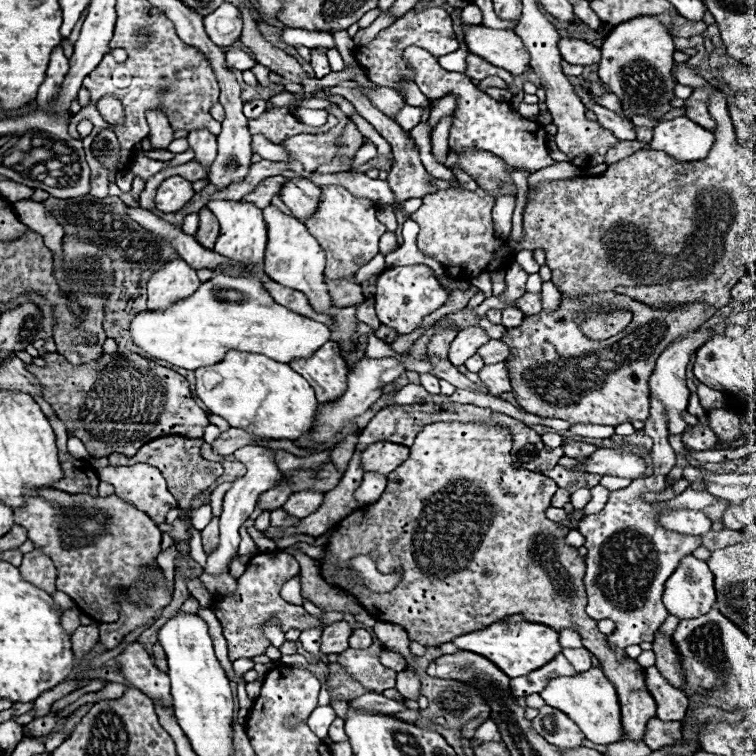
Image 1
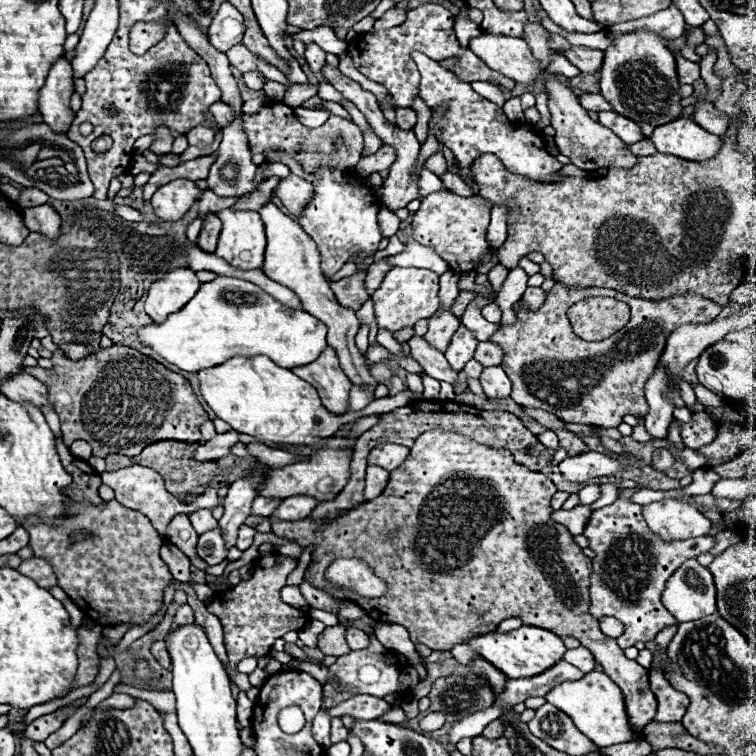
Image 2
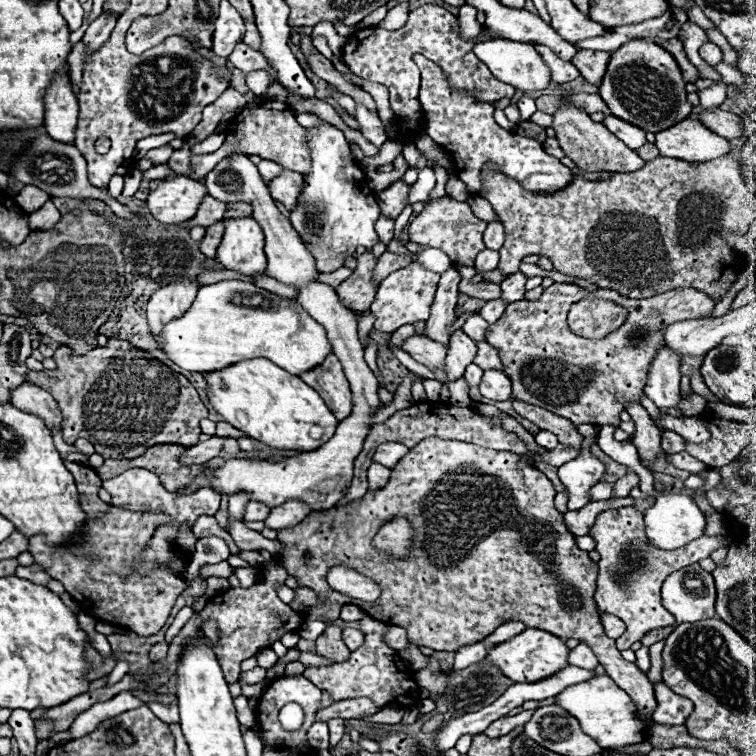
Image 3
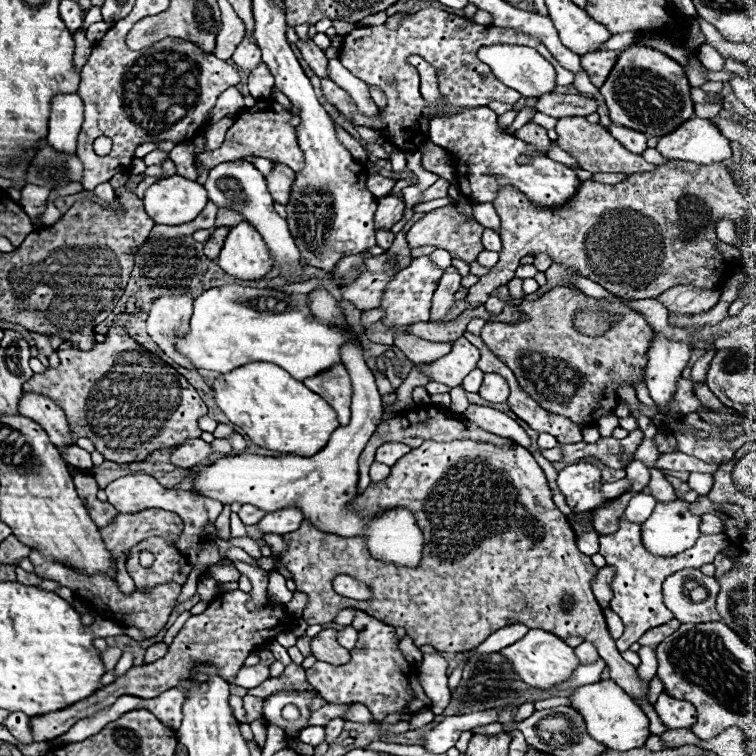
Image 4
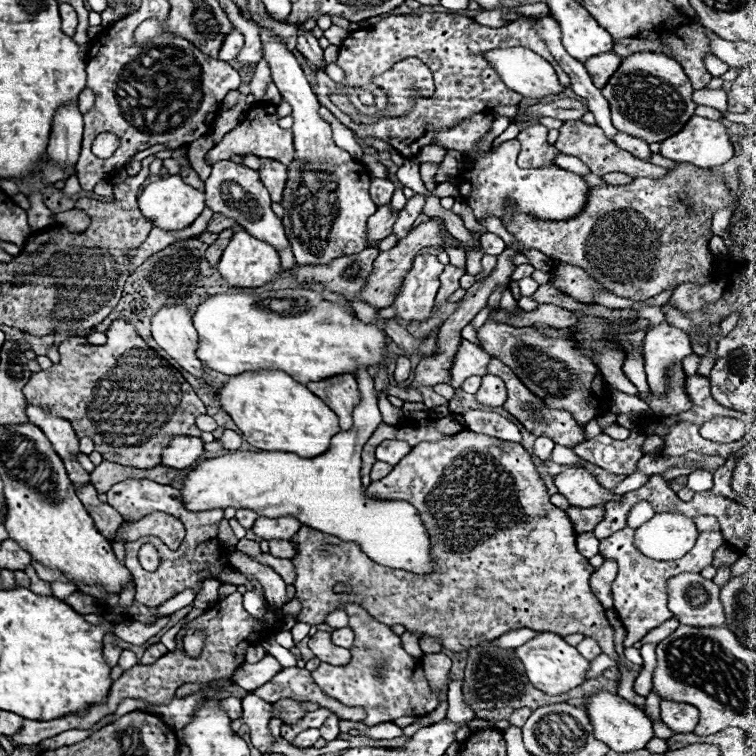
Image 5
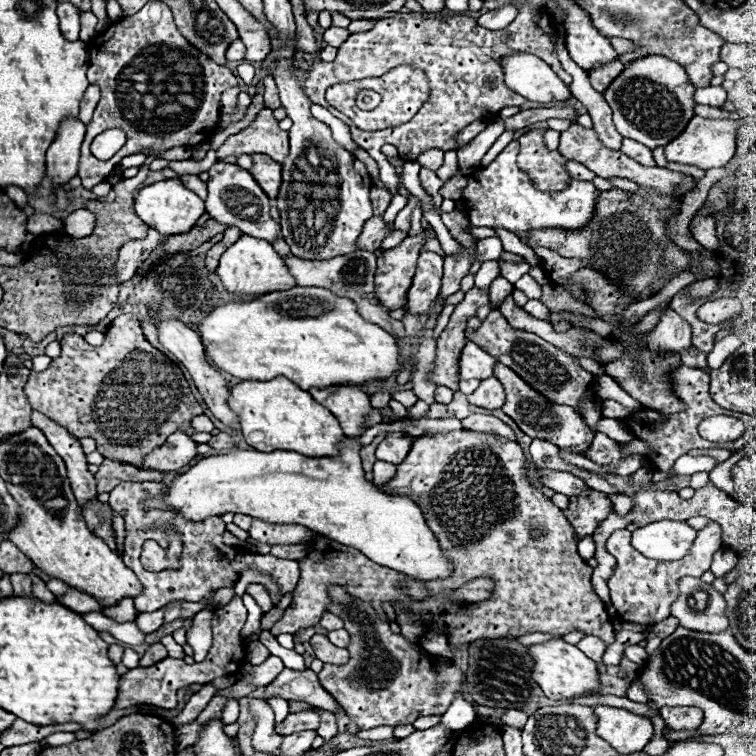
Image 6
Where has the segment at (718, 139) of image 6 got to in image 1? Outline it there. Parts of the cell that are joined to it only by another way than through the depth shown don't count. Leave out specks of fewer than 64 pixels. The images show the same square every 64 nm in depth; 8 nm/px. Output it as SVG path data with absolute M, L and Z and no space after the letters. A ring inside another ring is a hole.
M680 116L674 120L658 122L654 126L650 146L652 150L662 150L676 160L694 162L704 160L710 154L714 148L714 134L694 124L686 116Z

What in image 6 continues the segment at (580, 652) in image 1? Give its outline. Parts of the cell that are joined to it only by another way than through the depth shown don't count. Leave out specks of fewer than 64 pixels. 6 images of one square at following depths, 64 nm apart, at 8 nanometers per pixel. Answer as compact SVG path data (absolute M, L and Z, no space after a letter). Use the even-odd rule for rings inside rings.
M586 636L576 644L588 658L592 658L594 662L602 660L602 654L606 652L606 642L602 642L598 636Z

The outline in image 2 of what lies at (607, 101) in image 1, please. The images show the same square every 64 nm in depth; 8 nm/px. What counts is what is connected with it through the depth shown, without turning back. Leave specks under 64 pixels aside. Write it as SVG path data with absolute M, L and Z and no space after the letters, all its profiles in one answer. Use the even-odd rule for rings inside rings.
M582 94L580 96L580 104L582 108L586 108L588 112L602 112L602 110L610 110L610 104L602 98L602 94Z

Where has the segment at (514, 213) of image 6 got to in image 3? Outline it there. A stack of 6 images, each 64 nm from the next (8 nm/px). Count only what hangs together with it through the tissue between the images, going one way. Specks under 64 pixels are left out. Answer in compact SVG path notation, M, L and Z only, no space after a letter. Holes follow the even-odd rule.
M414 54L412 60L422 72L420 104L428 116L428 136L446 152L450 152L452 160L456 162L454 172L466 184L468 192L472 192L474 196L482 194L482 168L488 162L494 162L502 174L518 180L530 192L554 194L574 180L572 172L558 158L548 156L536 140L500 128L494 122L492 104L478 102L450 90L442 70L434 62L426 60L422 54Z

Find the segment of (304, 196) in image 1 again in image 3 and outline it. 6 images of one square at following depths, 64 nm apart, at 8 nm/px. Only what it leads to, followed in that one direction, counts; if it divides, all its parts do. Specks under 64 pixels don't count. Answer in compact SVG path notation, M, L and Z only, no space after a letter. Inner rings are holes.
M282 168L282 172L268 182L272 198L282 202L288 210L292 210L298 202L298 196L302 190L302 180L304 180L302 174L290 172L288 168Z

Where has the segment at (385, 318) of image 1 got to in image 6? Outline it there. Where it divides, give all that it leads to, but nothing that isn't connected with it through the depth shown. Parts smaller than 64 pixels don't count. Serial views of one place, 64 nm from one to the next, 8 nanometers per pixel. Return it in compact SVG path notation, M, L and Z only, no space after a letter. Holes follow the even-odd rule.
M422 250L418 268L408 292L408 314L428 314L432 302L438 298L442 280L442 256L436 252Z

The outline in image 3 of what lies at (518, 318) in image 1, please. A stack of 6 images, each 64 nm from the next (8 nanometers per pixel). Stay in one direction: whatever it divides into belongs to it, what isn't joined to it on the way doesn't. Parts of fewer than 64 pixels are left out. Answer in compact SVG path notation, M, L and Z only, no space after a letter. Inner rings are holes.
M516 272L512 276L508 276L500 286L502 286L502 300L504 302L516 302L524 298L524 284L526 284L526 276Z

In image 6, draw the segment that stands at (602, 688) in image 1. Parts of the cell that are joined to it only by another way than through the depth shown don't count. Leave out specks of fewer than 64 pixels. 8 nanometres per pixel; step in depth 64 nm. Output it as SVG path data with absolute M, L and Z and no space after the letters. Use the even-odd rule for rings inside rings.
M596 706L594 714L598 716L596 736L606 740L612 748L616 748L622 754L634 754L644 750L644 746L656 734L648 718L622 708Z

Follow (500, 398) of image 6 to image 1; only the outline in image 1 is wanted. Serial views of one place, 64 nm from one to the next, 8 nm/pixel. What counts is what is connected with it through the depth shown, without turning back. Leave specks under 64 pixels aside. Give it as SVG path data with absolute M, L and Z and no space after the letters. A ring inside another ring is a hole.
M498 362L498 364L490 364L484 366L480 370L480 380L482 384L488 388L490 396L500 396L504 392L510 392L510 380L508 380L508 370L506 370L506 362Z

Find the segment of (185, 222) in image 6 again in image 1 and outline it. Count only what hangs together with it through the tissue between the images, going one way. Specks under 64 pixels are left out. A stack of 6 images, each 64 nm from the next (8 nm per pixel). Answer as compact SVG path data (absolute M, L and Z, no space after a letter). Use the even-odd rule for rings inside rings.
M170 176L160 184L154 202L162 214L176 214L190 202L194 194L196 192L188 180L182 176Z

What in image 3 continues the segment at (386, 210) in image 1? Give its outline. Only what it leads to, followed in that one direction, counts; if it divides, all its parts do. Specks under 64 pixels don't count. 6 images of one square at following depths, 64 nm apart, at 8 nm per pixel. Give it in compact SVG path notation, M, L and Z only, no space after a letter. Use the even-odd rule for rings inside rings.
M380 218L378 222L376 222L376 232L378 232L378 236L380 236L380 240L388 246L390 244L390 240L394 238L394 220L390 220L390 218Z

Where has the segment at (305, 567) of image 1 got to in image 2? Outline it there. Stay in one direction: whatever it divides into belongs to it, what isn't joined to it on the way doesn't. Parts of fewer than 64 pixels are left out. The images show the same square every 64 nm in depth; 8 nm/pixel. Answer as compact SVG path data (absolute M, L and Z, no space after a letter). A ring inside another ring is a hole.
M302 582L302 584L300 584L300 592L302 592L304 600L308 602L308 606L318 608L318 610L336 612L338 608L342 608L342 604L346 604L346 602L342 602L342 600L334 600L330 594L326 594L324 590L314 588L314 586L308 584L308 582Z

